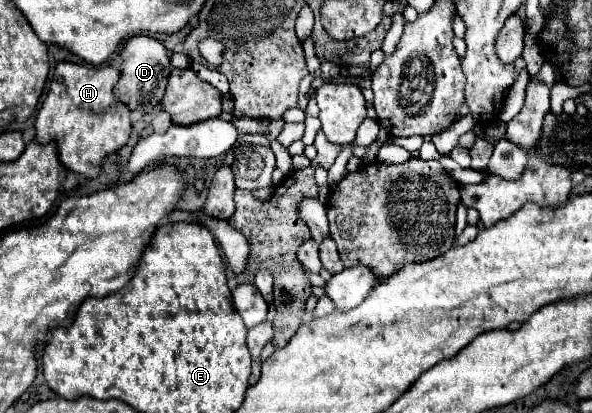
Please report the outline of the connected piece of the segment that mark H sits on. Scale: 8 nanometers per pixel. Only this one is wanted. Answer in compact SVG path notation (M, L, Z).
M59 62L49 86L49 94L37 112L35 140L39 144L57 144L59 162L85 178L97 178L105 156L127 144L131 134L129 108L113 100L113 84L119 70L113 66L85 66Z

